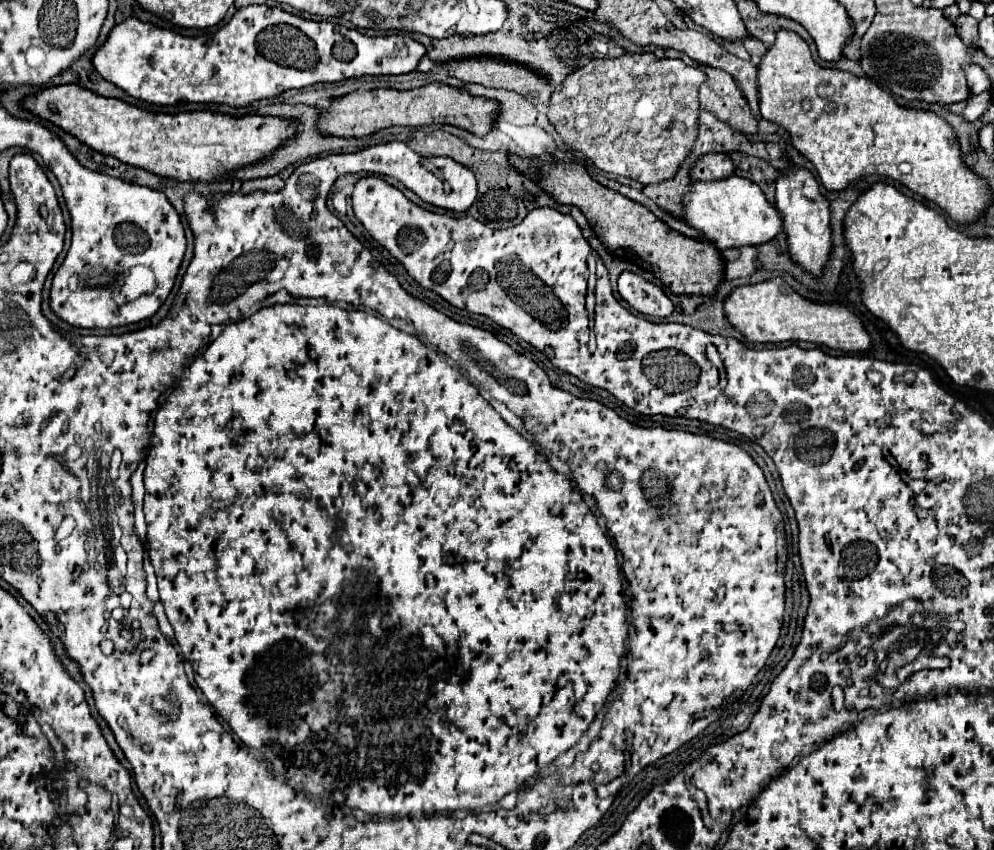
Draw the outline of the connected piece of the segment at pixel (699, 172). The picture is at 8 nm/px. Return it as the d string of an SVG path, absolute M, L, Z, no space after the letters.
M728 154L704 156L690 172L692 180L726 180L734 176L734 162Z

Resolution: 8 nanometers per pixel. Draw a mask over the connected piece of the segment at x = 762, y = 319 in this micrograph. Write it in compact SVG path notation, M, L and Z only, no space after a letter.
M782 278L736 288L724 302L726 316L750 342L812 342L842 352L866 352L872 338L862 320L840 302L812 302L800 296Z

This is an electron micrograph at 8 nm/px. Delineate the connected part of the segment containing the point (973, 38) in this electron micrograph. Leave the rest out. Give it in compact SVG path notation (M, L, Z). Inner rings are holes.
M960 16L956 20L956 28L962 40L970 44L970 48L978 48L978 22L972 16Z

